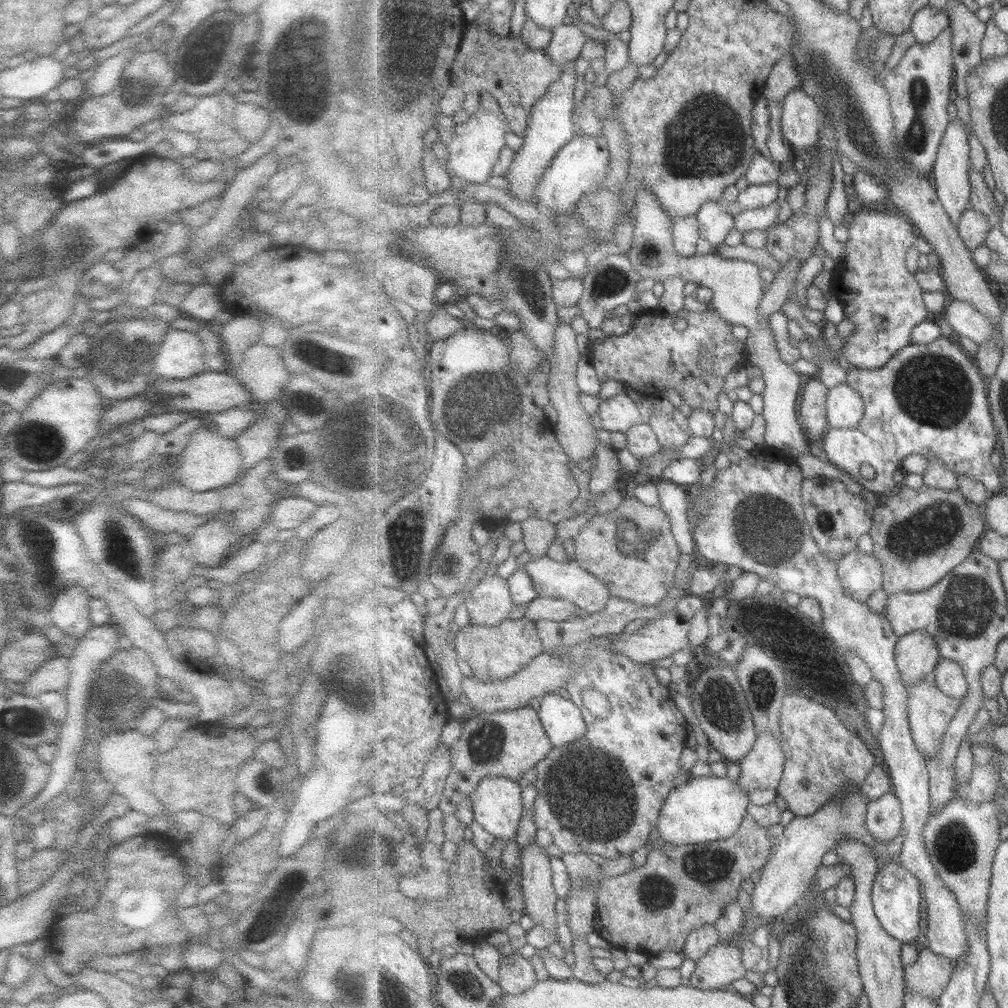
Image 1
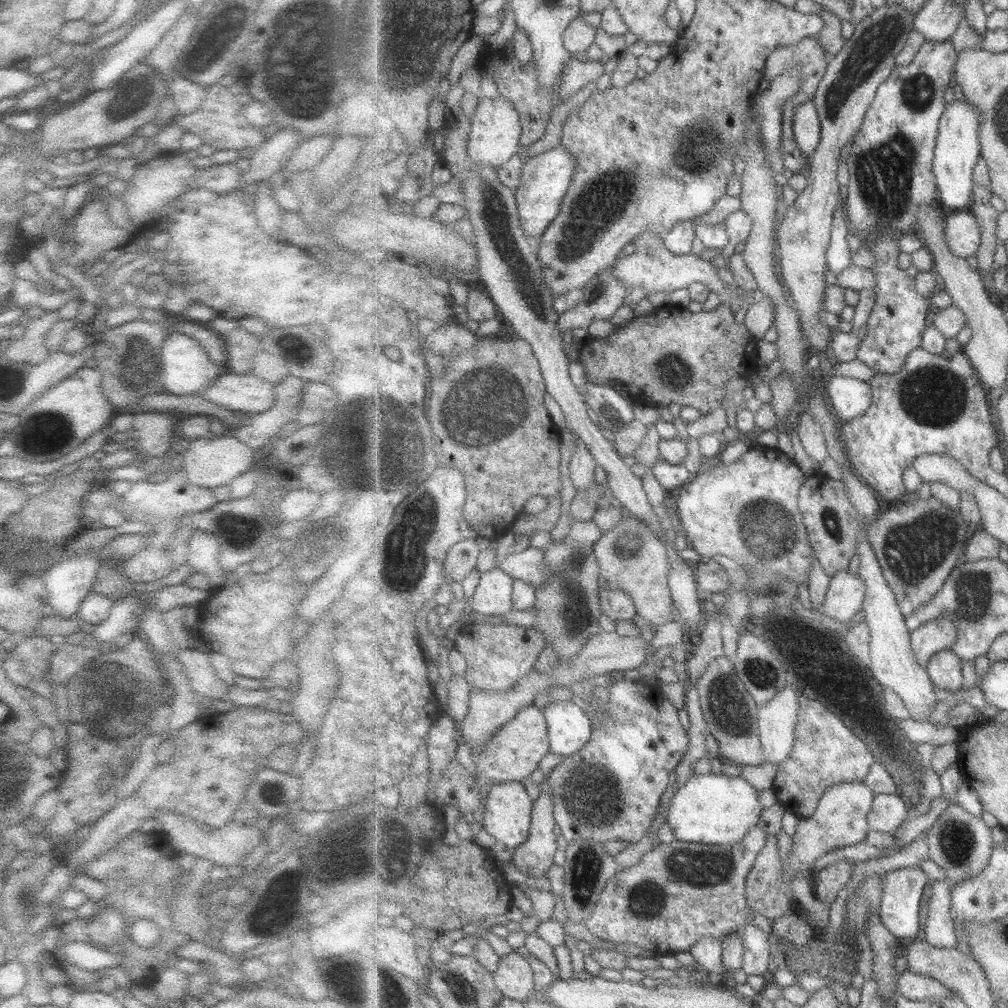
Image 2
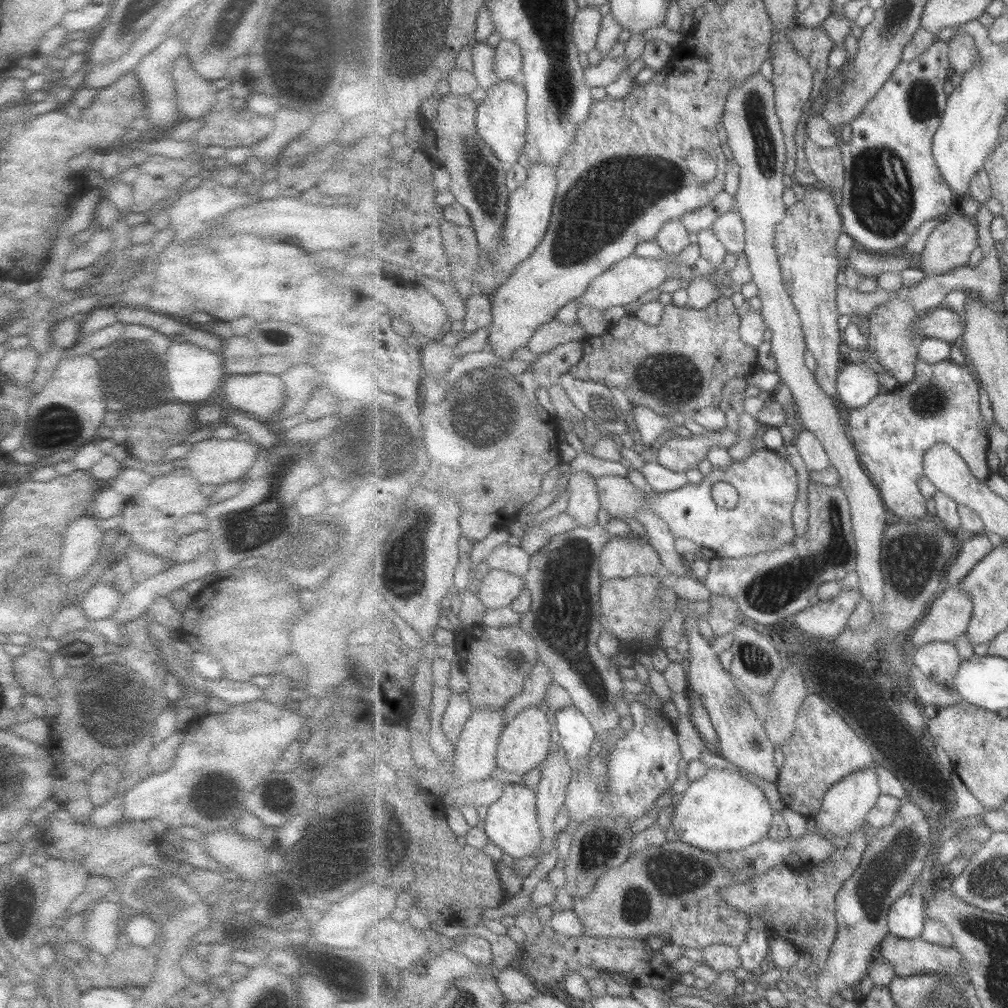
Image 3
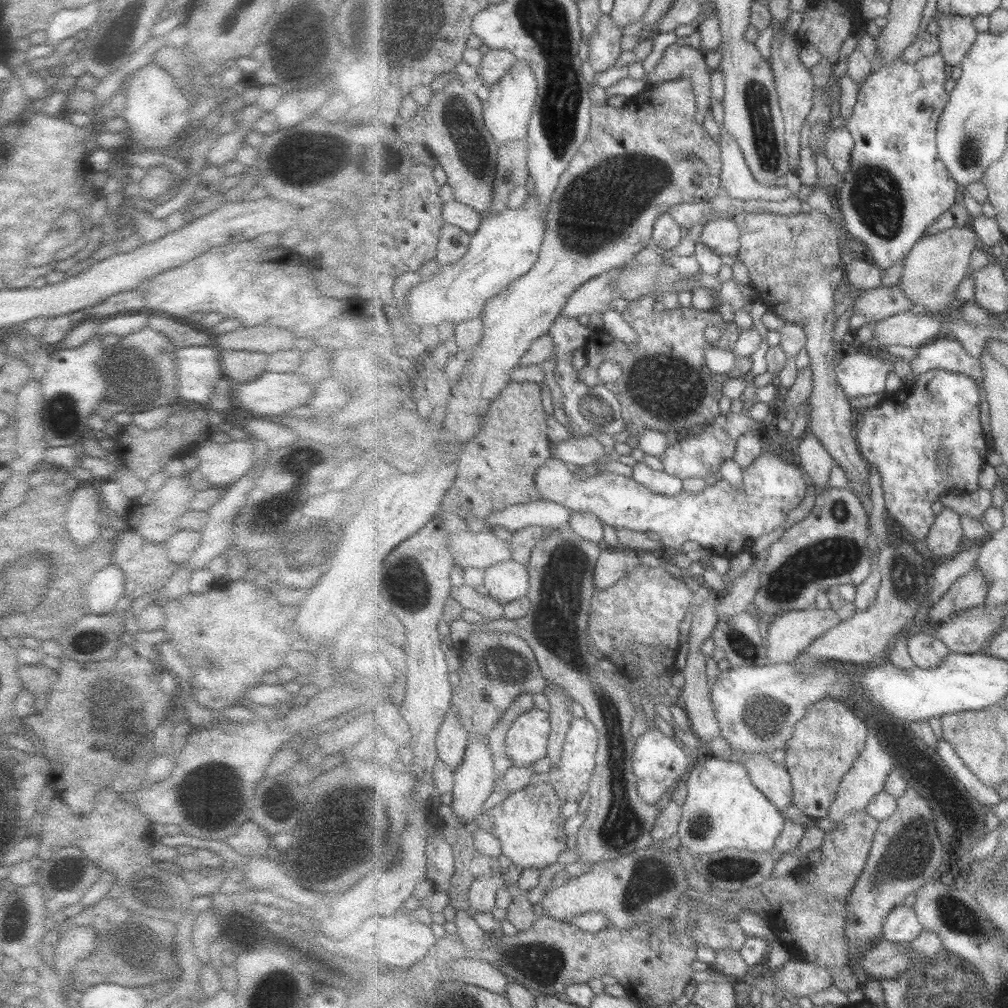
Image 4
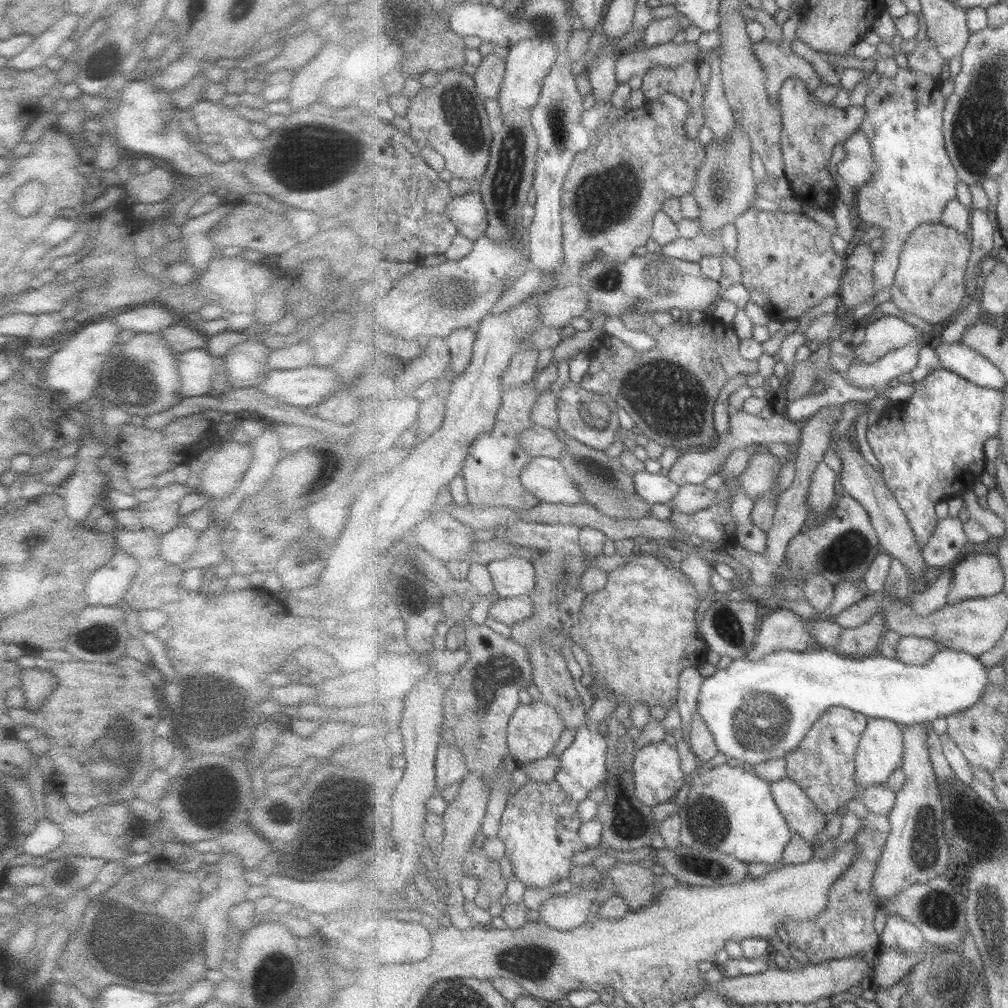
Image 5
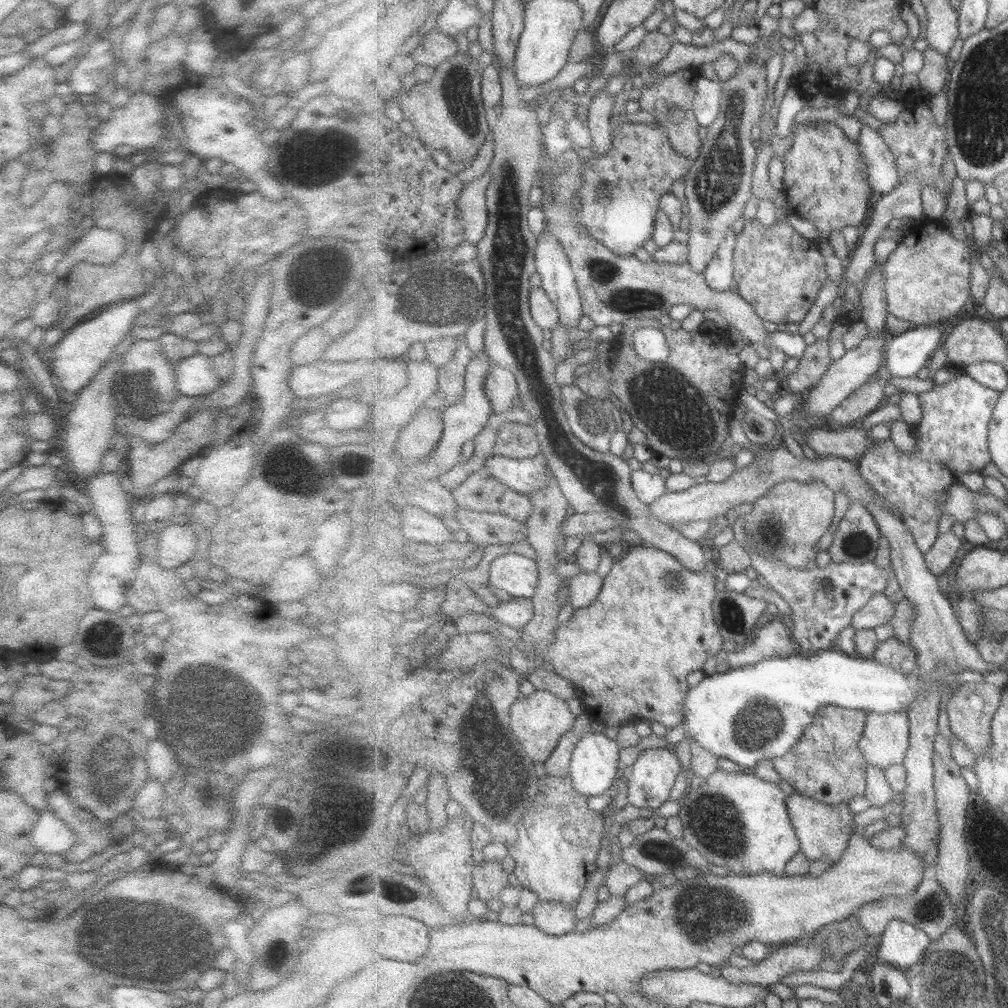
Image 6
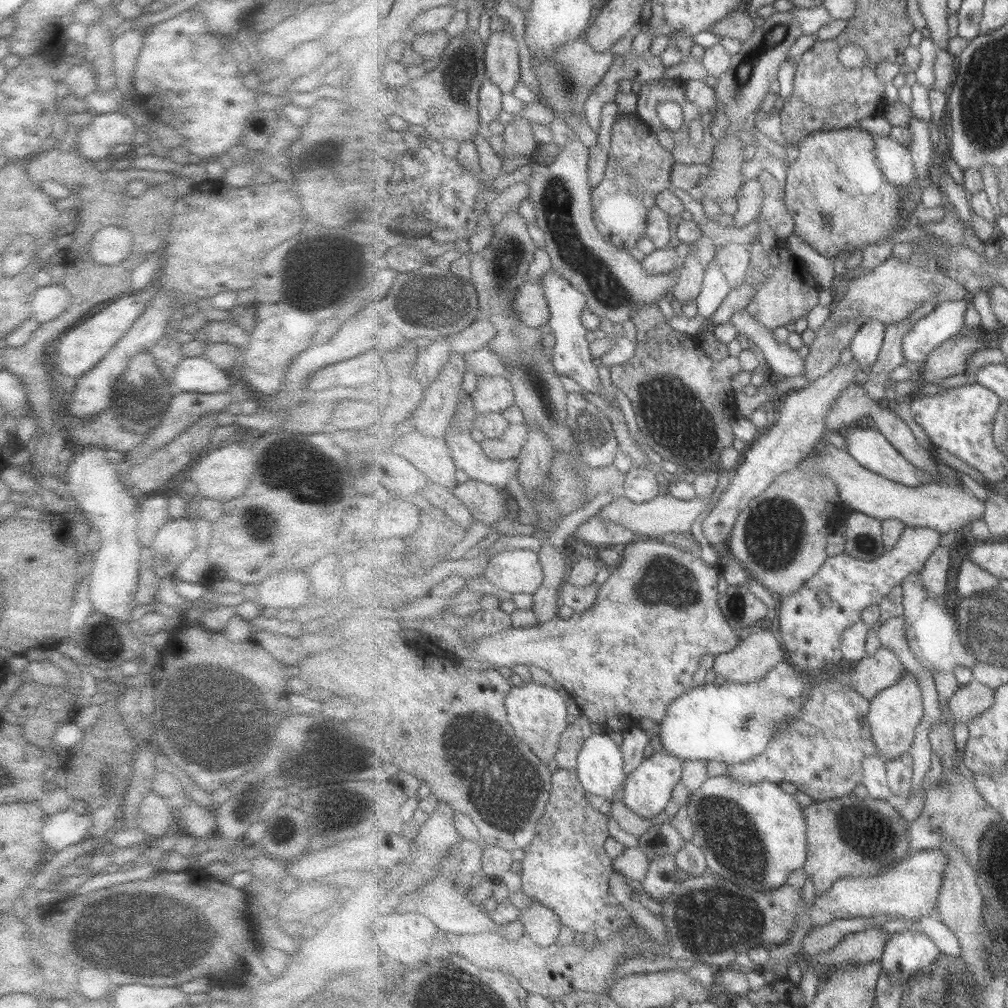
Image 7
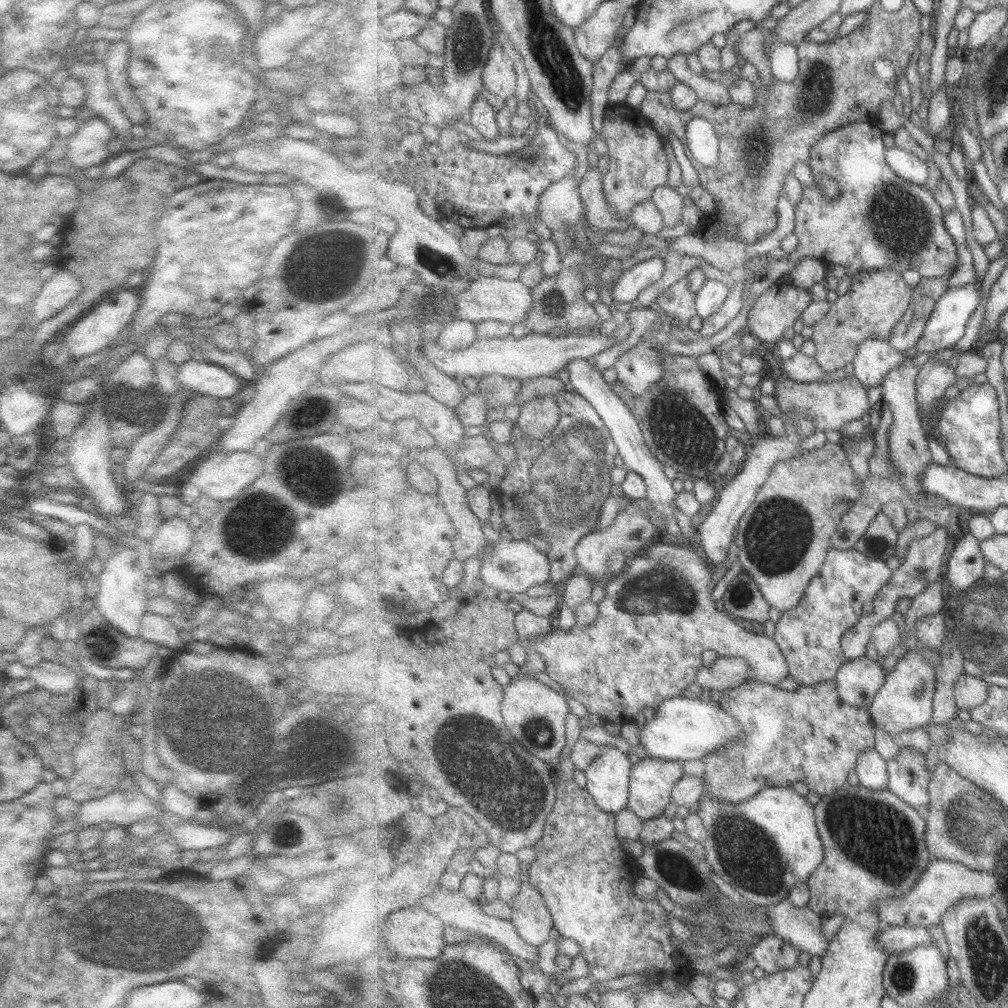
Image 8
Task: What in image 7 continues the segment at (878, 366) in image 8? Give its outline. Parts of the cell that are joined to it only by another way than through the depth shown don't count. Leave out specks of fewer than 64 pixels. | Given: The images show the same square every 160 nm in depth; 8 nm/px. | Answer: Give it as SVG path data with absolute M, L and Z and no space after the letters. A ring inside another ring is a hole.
M872 318L866 321L854 338L851 350L853 360L860 366L861 371L867 372L879 359L887 325Z

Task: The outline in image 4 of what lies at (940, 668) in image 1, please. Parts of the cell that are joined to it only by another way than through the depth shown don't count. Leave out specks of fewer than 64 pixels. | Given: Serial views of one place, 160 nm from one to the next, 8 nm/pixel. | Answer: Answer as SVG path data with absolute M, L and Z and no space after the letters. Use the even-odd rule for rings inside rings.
M913 630L908 634L908 651L917 667L929 670L949 656L949 647L931 633Z

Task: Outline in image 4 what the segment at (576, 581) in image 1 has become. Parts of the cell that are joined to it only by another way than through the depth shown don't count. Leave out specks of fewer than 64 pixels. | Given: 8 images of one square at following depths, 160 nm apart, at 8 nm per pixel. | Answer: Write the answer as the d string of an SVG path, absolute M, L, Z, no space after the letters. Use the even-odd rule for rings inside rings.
M461 532L449 536L449 550L455 564L467 568L489 569L501 562L513 560L509 544L499 540L493 532Z

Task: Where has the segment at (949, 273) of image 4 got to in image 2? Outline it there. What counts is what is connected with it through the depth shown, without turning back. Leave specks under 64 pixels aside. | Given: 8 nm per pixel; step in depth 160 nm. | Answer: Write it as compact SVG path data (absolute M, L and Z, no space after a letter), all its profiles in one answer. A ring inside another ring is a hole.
M968 209L955 212L948 217L945 225L945 242L959 258L976 256L980 248L982 234L976 216Z

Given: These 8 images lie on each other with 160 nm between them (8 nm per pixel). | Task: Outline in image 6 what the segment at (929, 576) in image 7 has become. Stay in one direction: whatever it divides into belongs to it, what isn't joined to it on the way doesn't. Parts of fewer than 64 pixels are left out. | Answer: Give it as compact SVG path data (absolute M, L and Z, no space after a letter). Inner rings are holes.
M951 531L940 534L936 544L925 553L925 559L929 568L932 568L933 574L940 578L947 568L950 570L951 564L955 564L955 558L957 558L961 546L963 544L957 534Z

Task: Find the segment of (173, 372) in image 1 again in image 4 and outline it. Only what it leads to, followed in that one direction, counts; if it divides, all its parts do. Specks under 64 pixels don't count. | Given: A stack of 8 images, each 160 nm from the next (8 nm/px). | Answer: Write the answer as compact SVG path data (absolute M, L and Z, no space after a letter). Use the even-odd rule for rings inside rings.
M186 346L175 349L174 361L177 365L178 396L180 400L187 400L187 404L197 402L205 406L211 396L217 379L222 375L220 354L222 350L217 346Z

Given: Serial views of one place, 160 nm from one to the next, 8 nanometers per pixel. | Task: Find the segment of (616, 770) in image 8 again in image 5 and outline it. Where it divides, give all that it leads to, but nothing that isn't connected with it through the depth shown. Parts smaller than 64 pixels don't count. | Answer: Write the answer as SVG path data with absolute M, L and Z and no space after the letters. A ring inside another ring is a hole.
M585 724L580 726L573 742L560 755L561 768L557 773L556 780L561 788L569 793L577 802L585 800L589 792L603 787L608 773L608 742L605 736L599 733L597 726Z

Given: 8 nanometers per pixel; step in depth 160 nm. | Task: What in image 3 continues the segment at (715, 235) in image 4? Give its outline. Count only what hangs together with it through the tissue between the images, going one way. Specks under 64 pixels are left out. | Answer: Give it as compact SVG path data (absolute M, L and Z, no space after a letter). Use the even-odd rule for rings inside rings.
M727 212L719 216L712 226L717 238L729 253L738 256L746 247L746 226L739 212Z

